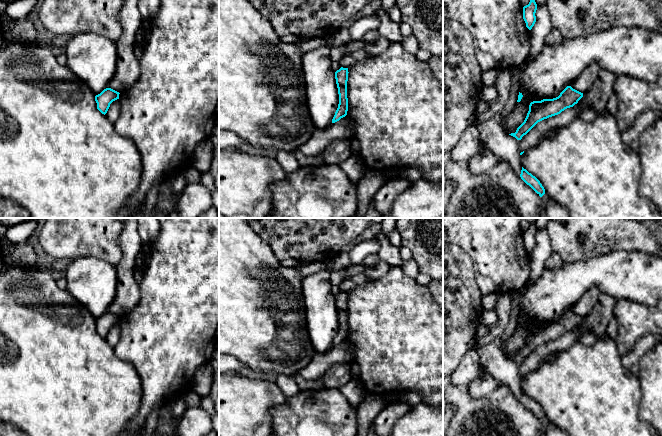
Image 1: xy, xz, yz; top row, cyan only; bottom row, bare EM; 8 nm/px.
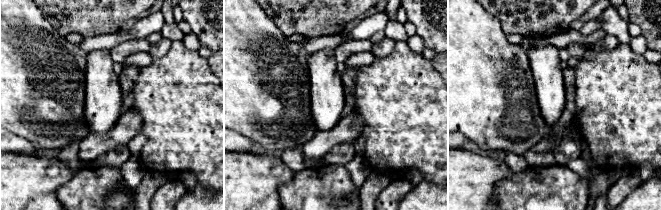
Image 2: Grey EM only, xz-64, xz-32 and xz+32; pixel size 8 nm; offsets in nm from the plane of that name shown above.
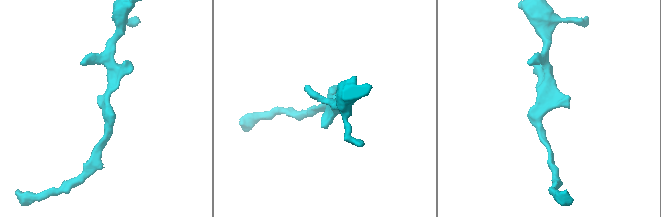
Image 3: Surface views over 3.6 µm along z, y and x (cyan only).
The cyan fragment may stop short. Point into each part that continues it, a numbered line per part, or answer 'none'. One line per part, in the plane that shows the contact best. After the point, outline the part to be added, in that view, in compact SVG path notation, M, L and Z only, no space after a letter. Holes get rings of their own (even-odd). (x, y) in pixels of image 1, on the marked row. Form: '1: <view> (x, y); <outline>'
none

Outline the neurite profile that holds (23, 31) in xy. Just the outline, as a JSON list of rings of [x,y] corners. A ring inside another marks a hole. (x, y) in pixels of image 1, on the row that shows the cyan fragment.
[[[28,17],[16,20],[15,25],[4,34],[5,44],[12,42],[35,43],[37,39],[34,24]]]

